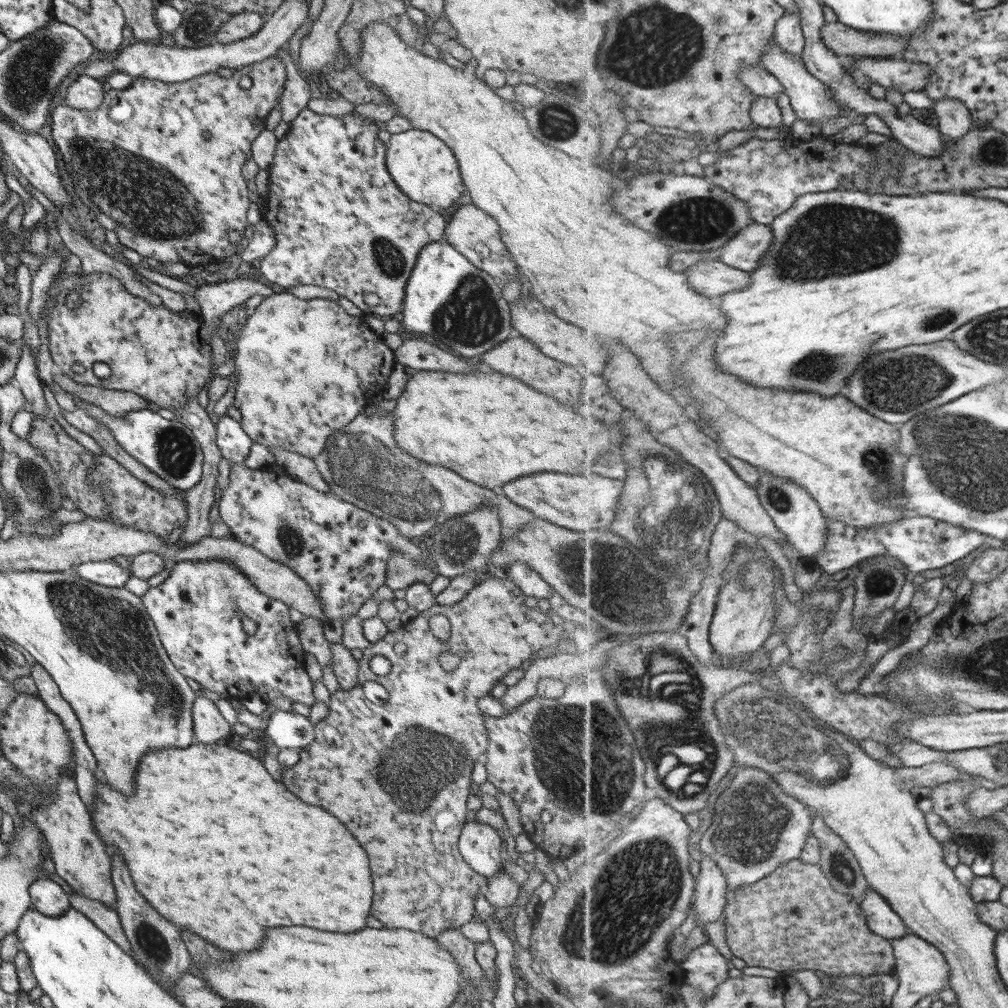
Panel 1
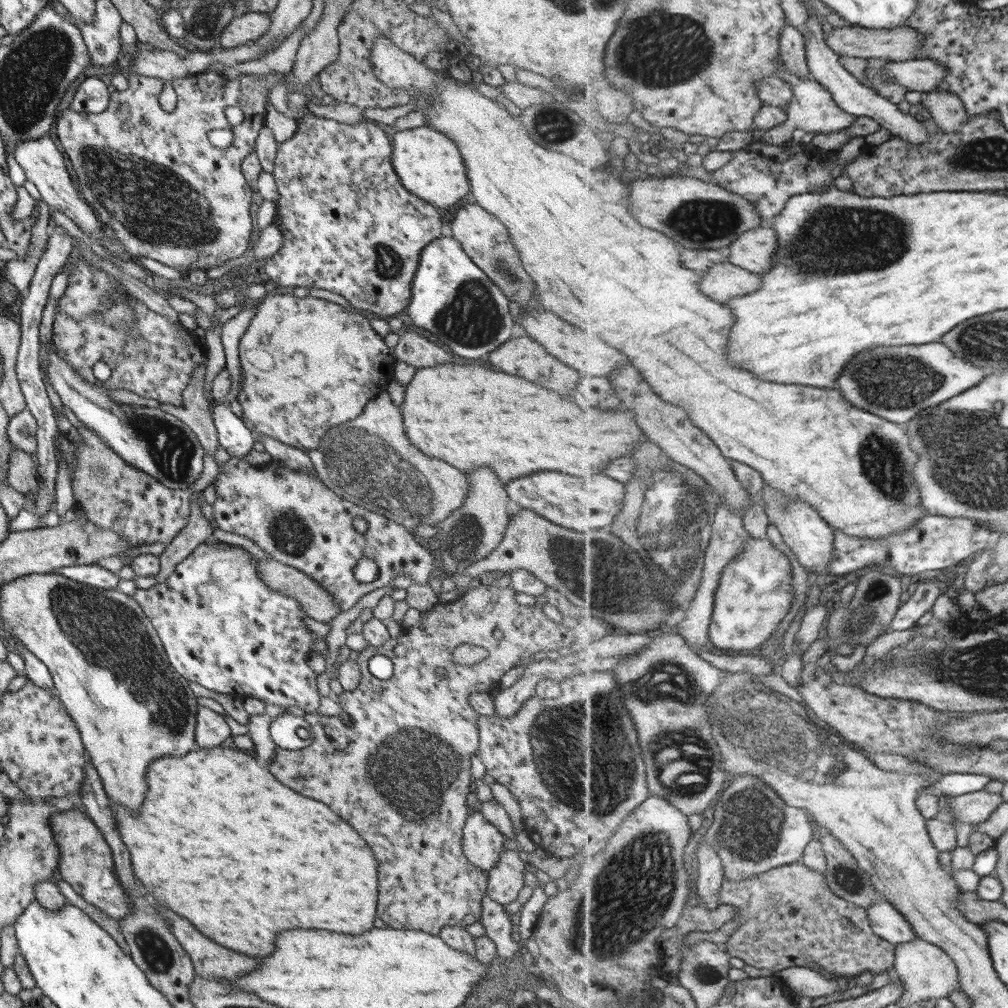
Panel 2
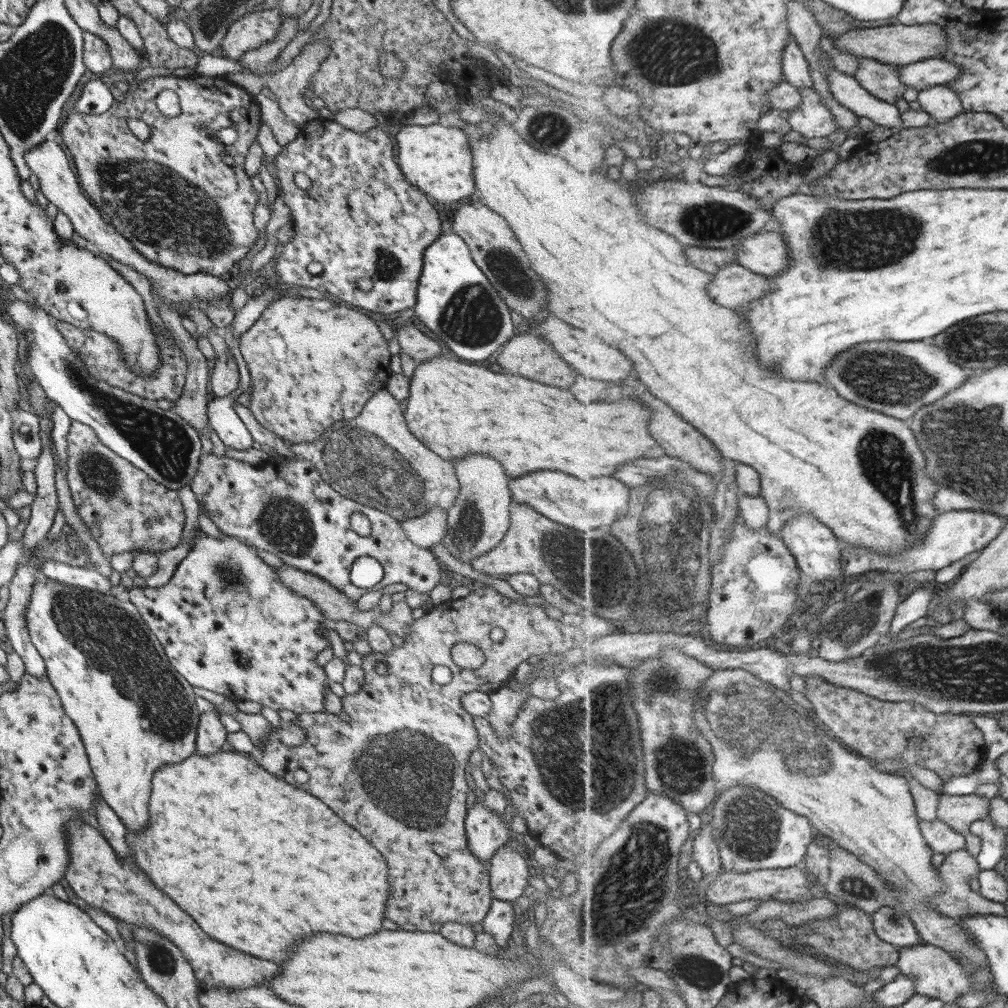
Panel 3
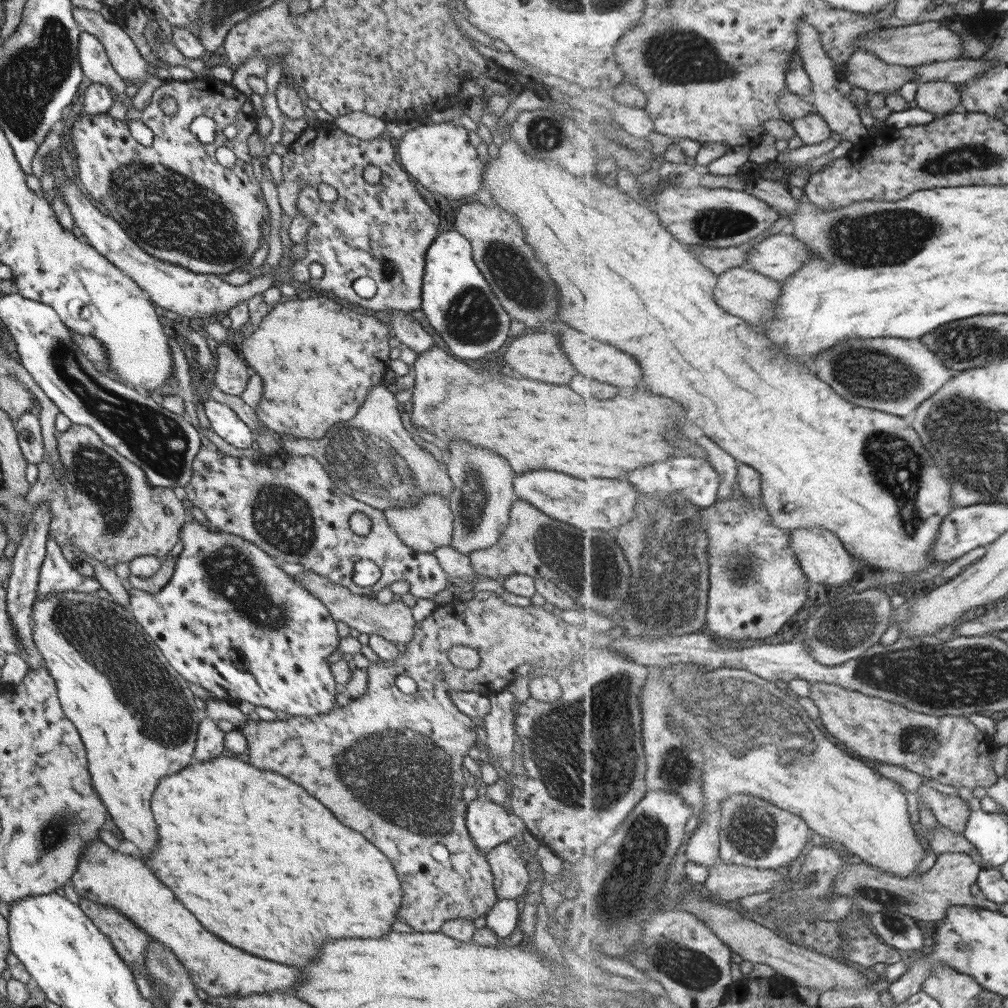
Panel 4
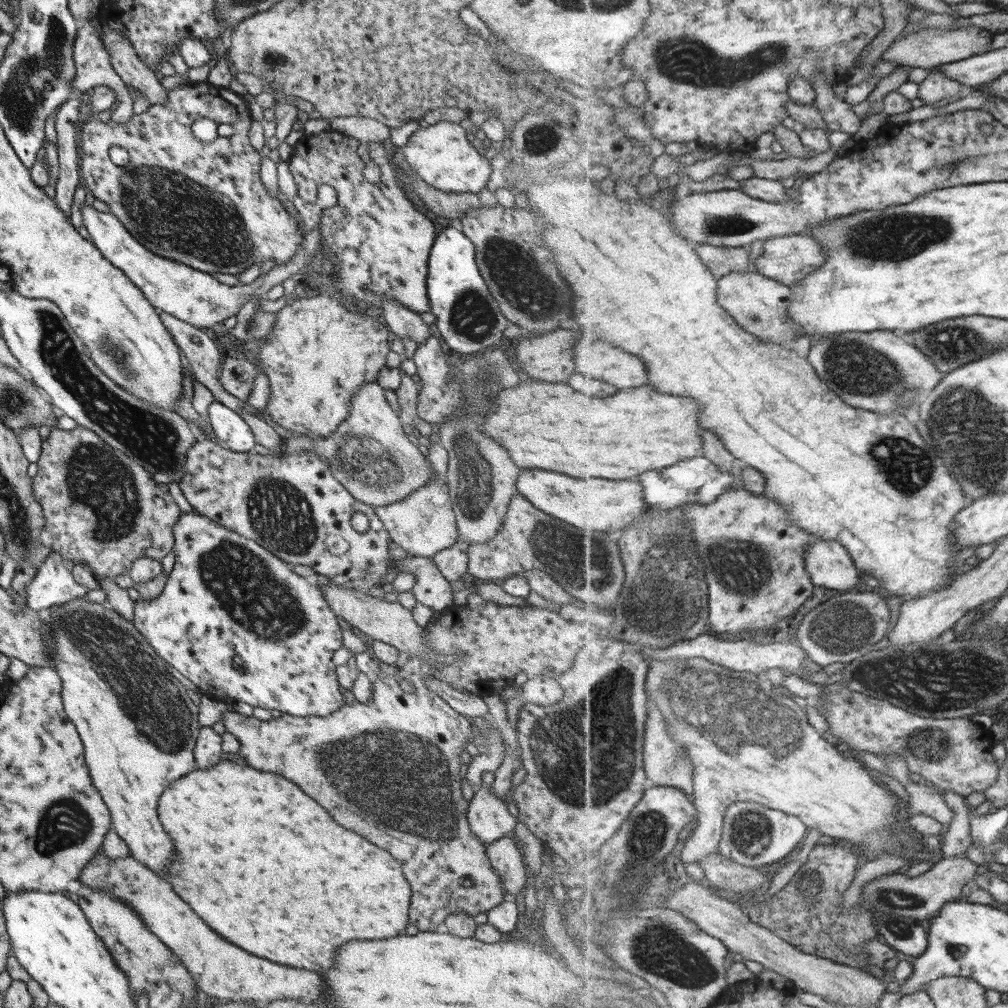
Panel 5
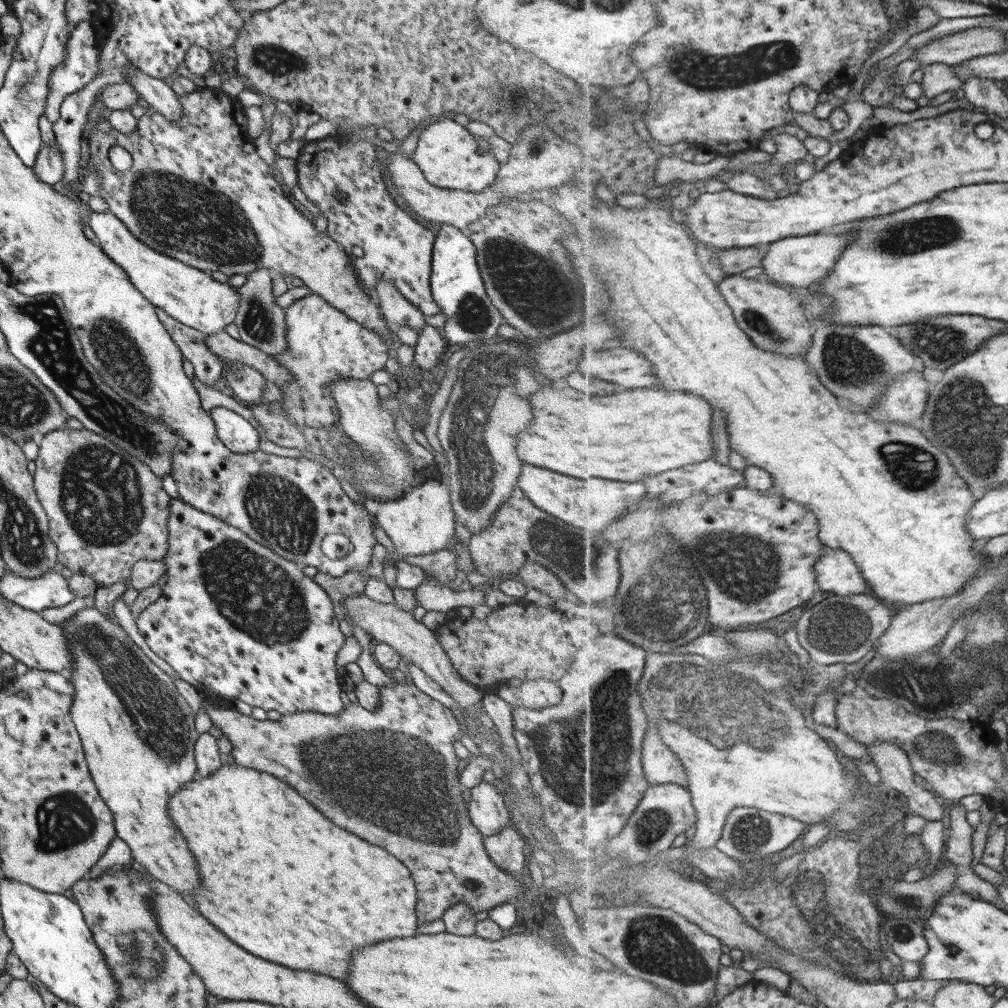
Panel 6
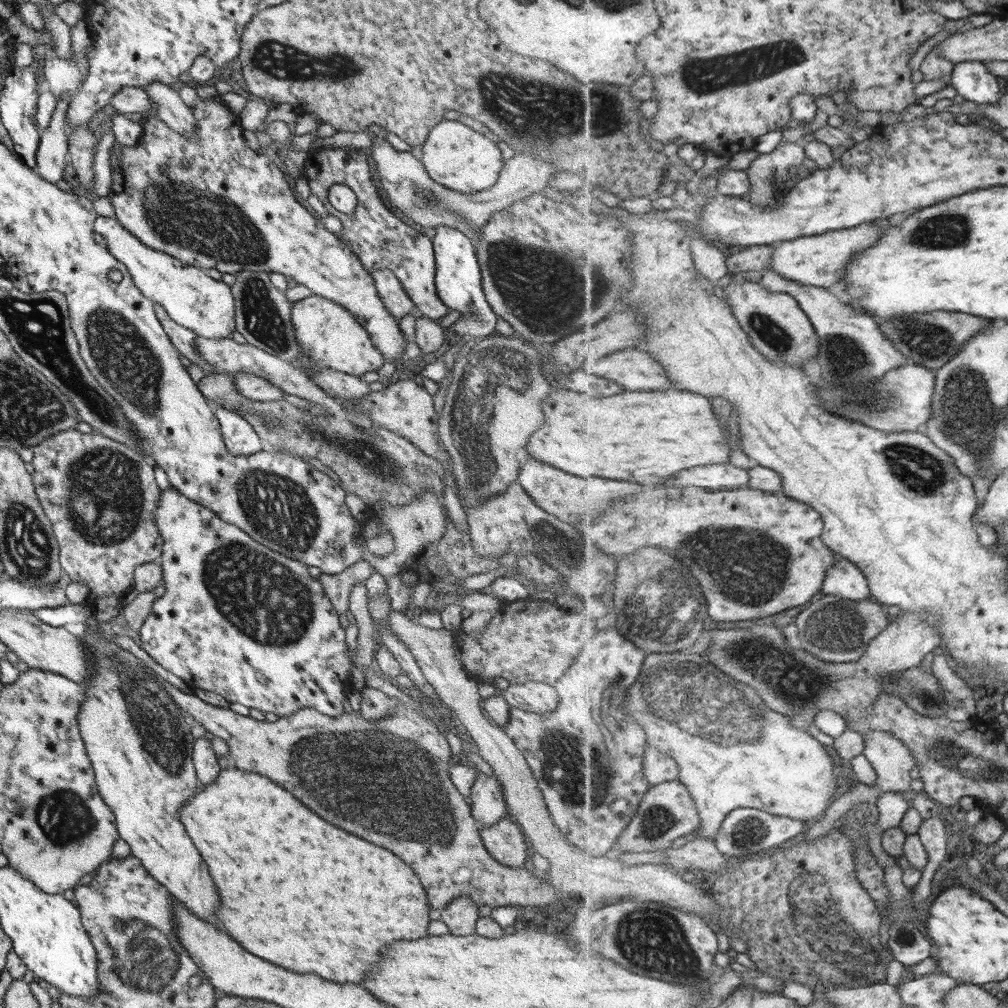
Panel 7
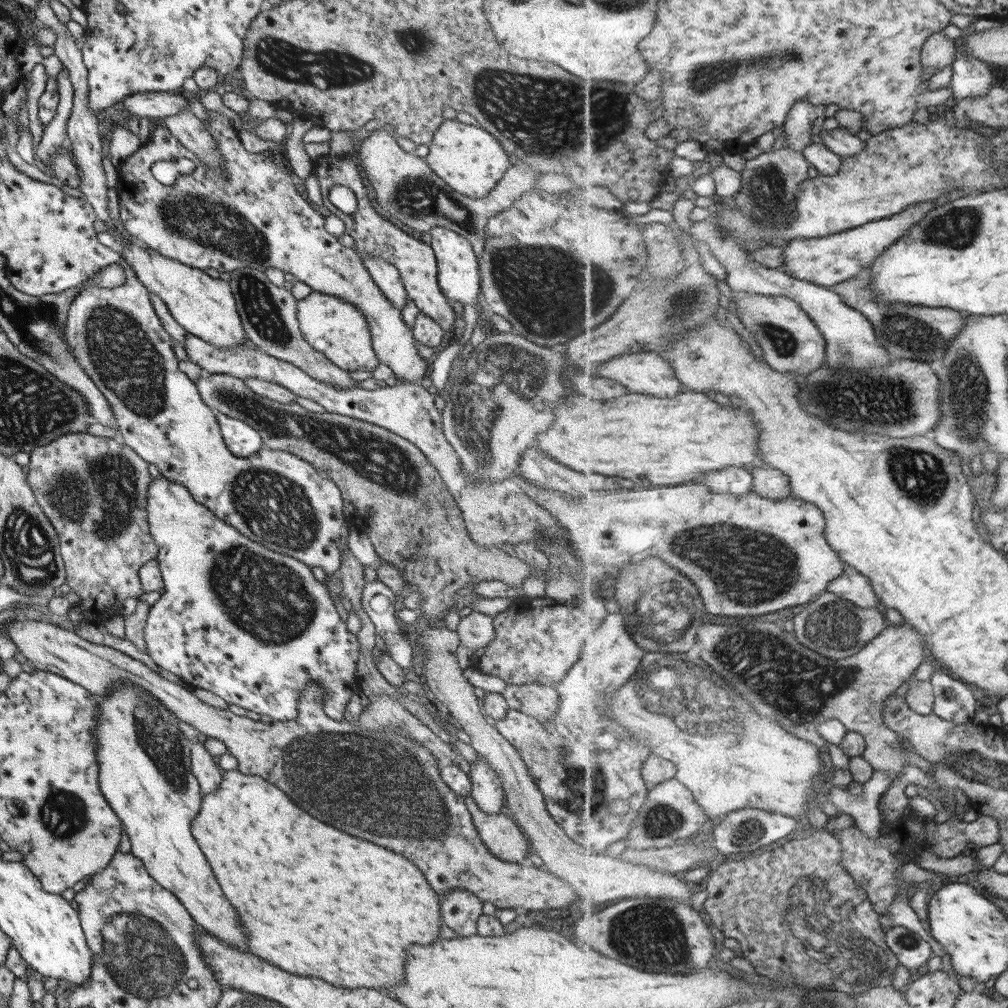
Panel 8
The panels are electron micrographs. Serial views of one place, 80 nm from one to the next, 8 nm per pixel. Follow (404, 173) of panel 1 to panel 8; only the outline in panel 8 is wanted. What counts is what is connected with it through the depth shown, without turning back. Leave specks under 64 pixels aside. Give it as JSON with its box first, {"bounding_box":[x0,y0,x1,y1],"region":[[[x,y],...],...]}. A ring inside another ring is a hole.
{"bounding_box":[424,119,511,198],"region":[[[457,119],[443,120],[427,145],[428,154],[424,158],[427,166],[447,186],[469,198],[487,196],[511,163],[511,157],[501,150],[499,142],[491,134],[481,126],[464,124]]]}

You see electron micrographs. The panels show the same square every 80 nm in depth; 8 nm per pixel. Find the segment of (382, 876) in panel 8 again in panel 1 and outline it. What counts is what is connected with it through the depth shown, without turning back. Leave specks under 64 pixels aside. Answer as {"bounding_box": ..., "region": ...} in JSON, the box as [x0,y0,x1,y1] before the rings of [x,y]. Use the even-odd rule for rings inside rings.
{"bounding_box":[91,742,372,950],"region":[[[193,742],[187,749],[167,748],[167,750],[155,750],[147,752],[135,774],[135,794],[131,798],[125,798],[111,790],[108,784],[99,782],[96,777],[97,790],[95,790],[95,810],[91,814],[91,820],[95,824],[97,836],[105,842],[105,846],[119,848],[133,884],[137,892],[169,922],[177,924],[181,930],[189,930],[209,944],[223,948],[223,950],[255,950],[261,944],[263,938],[263,928],[275,928],[275,926],[309,926],[317,930],[327,930],[327,932],[341,932],[349,934],[365,927],[365,918],[370,914],[372,880],[370,879],[370,868],[367,855],[356,838],[351,836],[337,820],[333,818],[324,808],[299,802],[299,798],[291,796],[289,790],[285,790],[279,782],[271,778],[271,775],[263,767],[262,762],[255,759],[255,754],[237,751],[227,745],[217,745],[216,743],[205,744]]]}

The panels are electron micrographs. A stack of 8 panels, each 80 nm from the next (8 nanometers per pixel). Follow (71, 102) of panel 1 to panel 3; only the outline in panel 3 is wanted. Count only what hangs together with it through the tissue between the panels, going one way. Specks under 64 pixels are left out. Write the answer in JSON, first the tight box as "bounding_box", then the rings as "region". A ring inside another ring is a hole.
{"bounding_box":[73,79,113,114],"region":[[[105,79],[87,81],[79,94],[73,110],[83,114],[101,114],[113,103],[109,92],[110,82]]]}

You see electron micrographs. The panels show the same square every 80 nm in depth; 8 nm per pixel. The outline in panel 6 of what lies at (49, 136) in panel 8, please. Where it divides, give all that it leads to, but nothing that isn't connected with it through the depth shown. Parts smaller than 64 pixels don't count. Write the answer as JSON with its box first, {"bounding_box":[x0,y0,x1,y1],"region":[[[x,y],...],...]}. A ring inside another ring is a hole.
{"bounding_box":[32,142,64,186],"region":[[[56,142],[52,145],[42,143],[32,169],[35,176],[45,184],[54,186],[62,180],[64,166],[59,145]]]}

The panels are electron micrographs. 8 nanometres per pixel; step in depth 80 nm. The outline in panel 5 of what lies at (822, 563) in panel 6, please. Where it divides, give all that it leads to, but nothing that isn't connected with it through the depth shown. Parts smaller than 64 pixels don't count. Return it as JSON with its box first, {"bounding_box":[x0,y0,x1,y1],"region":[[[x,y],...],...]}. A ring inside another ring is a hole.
{"bounding_box":[806,537,864,592],"region":[[[815,537],[806,549],[806,569],[817,586],[843,592],[864,590],[862,573],[854,558],[847,547],[836,540]]]}

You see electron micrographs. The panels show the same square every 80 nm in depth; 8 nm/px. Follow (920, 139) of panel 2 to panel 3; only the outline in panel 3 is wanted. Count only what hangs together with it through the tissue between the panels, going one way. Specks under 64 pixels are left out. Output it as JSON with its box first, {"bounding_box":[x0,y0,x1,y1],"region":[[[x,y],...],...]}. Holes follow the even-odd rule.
{"bounding_box":[826,64,903,131],"region":[[[828,64],[826,73],[835,98],[844,107],[893,131],[903,129],[899,119],[902,112],[894,103],[881,100],[871,94],[854,76],[836,70],[832,64]]]}

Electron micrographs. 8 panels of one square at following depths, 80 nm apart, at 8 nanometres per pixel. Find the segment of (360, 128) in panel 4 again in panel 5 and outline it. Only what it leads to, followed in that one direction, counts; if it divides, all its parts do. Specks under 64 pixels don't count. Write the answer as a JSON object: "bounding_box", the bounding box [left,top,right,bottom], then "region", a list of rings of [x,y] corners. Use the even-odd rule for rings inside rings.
{"bounding_box":[330,116,389,143],"region":[[[345,116],[330,119],[333,131],[356,138],[362,143],[381,142],[389,138],[389,128],[377,120],[363,116]]]}

